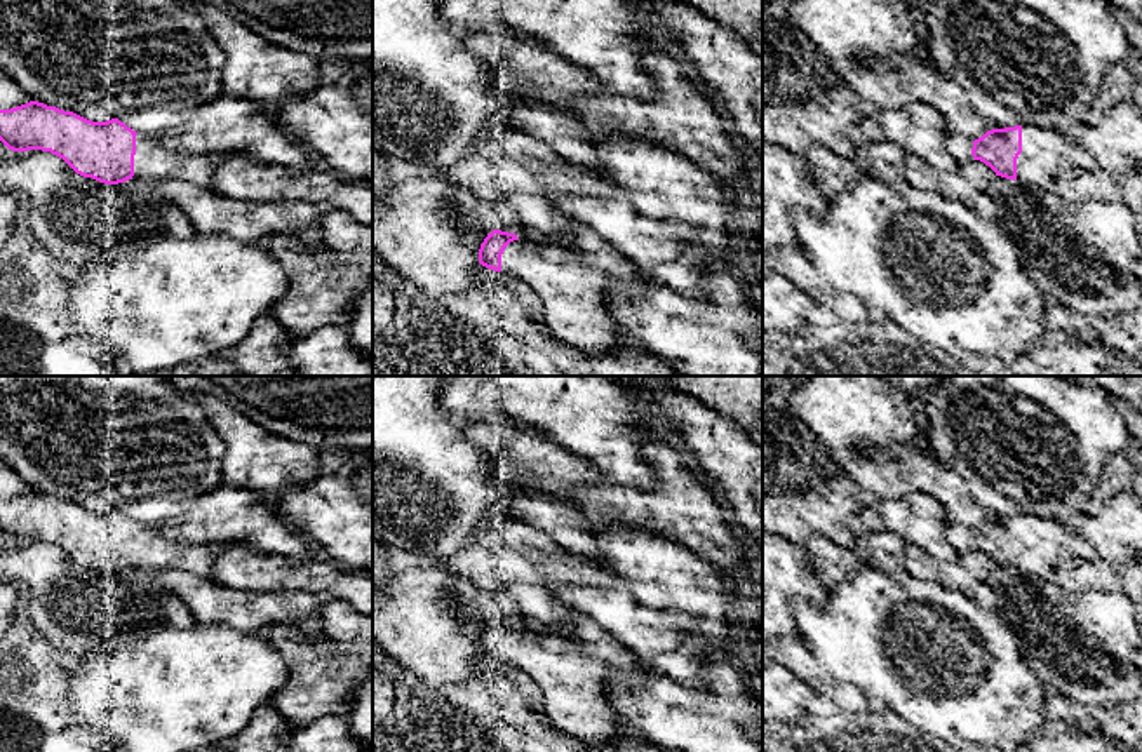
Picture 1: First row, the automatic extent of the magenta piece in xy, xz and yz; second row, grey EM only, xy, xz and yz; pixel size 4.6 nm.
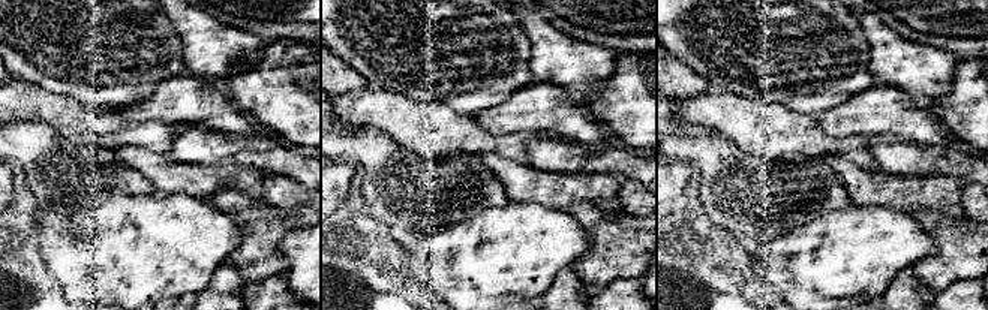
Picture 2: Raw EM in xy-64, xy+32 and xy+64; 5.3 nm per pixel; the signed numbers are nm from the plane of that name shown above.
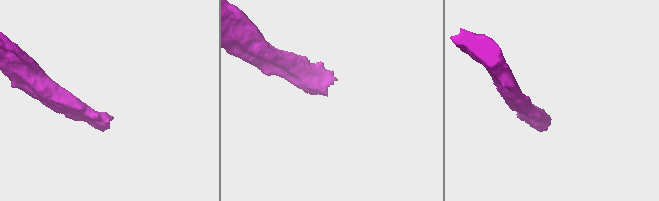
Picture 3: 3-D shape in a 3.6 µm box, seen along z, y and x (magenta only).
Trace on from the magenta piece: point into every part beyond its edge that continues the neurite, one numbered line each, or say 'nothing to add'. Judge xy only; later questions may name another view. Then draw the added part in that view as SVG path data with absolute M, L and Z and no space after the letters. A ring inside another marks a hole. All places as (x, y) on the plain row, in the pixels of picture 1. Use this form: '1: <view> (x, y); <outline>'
1: xy (152, 550); M136 524L132 569L181 569L204 578L212 578L218 547L185 545L162 536L158 527Z

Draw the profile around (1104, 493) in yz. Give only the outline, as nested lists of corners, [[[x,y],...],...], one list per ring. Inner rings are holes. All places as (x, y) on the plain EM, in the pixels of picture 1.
[[[1102,480],[1100,486],[1092,494],[1092,510],[1086,514],[1098,515],[1114,496],[1116,496],[1116,491]]]

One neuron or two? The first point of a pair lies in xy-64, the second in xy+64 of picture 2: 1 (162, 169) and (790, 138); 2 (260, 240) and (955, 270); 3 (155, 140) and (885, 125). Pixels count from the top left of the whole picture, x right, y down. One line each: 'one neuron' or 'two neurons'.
1: two neurons
2: one neuron
3: two neurons

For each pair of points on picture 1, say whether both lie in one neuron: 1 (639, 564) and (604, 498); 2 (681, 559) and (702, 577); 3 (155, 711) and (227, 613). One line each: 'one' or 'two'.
1: two
2: one
3: two

